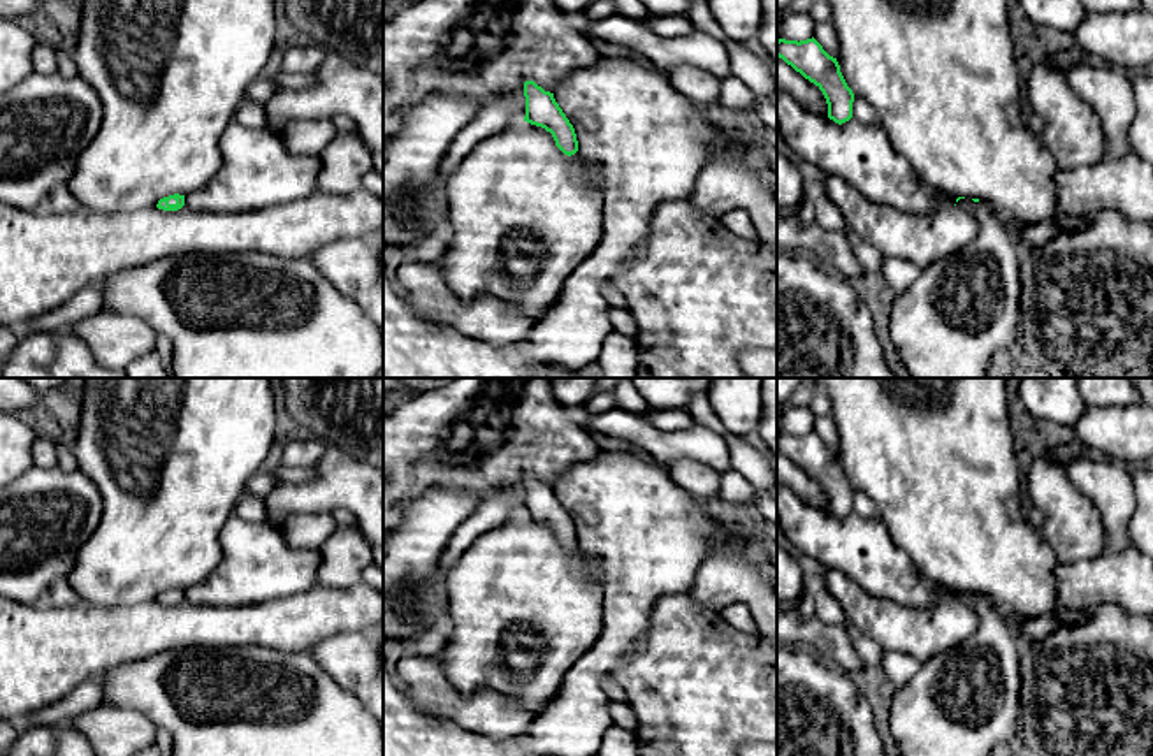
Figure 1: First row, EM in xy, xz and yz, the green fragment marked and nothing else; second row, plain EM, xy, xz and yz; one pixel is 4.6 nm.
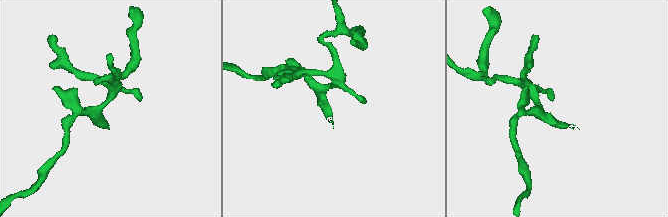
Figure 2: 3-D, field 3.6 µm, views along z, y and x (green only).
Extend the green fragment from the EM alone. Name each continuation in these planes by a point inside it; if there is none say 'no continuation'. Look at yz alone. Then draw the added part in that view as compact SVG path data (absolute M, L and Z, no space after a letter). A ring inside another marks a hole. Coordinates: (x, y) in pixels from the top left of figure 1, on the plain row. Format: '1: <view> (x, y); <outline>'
1: yz (965, 702); M960 592L956 601L979 615L979 628L956 649L925 661L905 686L896 687L889 733L903 756L1002 756L1002 747L1019 731L1019 642L990 596Z

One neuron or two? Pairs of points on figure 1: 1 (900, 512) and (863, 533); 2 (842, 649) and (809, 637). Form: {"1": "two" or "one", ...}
{"1": "two", "2": "one"}

